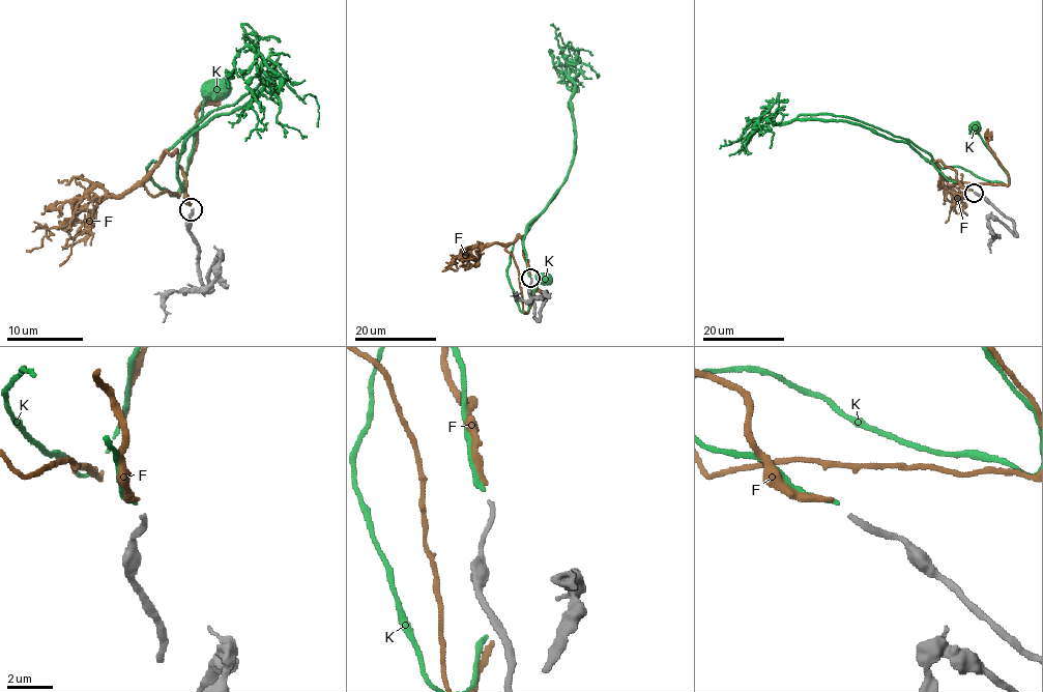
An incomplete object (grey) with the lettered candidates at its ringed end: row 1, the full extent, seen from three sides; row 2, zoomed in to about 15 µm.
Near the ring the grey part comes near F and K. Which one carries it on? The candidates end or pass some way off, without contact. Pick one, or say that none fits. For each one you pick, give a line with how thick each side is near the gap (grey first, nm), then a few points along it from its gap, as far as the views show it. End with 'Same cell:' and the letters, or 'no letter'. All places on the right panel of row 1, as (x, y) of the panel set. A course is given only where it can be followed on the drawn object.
K: calibres 200 and 200 nm; course (972, 191), (950, 181), (908, 142), (943, 168), (960, 167), (1007, 184), (1006, 171), (974, 128)
Same cell: K

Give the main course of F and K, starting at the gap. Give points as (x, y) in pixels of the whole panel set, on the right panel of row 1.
F: (971, 190), (954, 170), (931, 162), (950, 184), (1007, 185), (1007, 171), (988, 145), (991, 131)
K: (972, 191), (950, 181), (908, 142), (943, 168), (960, 167), (1007, 184), (1006, 171), (974, 128)

